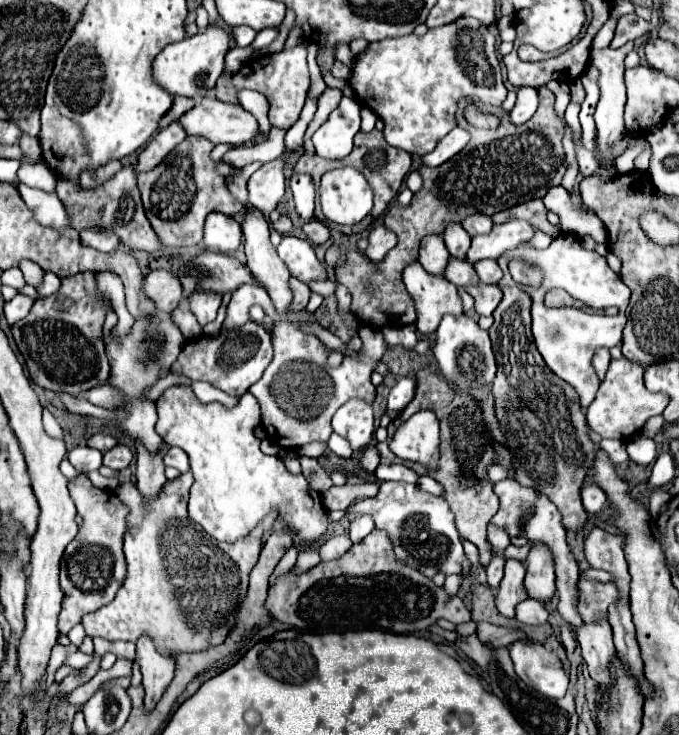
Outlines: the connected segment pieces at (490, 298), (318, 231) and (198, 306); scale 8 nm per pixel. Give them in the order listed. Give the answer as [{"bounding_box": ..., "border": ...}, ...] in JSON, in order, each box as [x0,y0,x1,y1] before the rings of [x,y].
[{"bounding_box":[466,283,502,317],"border":[[[478,283],[474,287],[466,287],[466,291],[472,295],[474,299],[474,309],[478,315],[486,315],[490,317],[494,313],[494,309],[498,307],[500,299],[502,299],[502,291],[498,289],[498,285],[484,285]]]},{"bounding_box":[302,219,330,245],"border":[[[312,219],[312,221],[305,223],[302,229],[307,238],[312,241],[312,243],[316,243],[316,245],[322,245],[322,243],[326,243],[326,241],[330,239],[328,227],[326,227],[324,223],[316,221],[316,219]]]},{"bounding_box":[188,291,222,325],"border":[[[198,291],[198,295],[188,297],[190,311],[196,315],[200,325],[206,325],[216,319],[216,311],[220,307],[220,301],[222,301],[220,295],[202,295],[202,291]]]}]

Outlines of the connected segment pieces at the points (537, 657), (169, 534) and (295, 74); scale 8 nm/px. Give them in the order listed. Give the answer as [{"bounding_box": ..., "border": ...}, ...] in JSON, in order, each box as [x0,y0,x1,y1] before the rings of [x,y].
[{"bounding_box":[510,641,568,699],"border":[[[516,641],[510,645],[516,675],[536,693],[560,699],[568,691],[568,675],[554,651],[536,641]]]},{"bounding_box":[82,473,274,659],"border":[[[184,473],[172,481],[166,481],[162,491],[150,501],[144,501],[134,483],[121,484],[114,491],[118,499],[128,507],[126,533],[124,533],[124,555],[128,561],[128,575],[126,583],[120,587],[116,599],[110,605],[100,607],[98,611],[82,617],[86,635],[104,637],[110,641],[122,639],[132,643],[136,643],[140,635],[148,635],[162,655],[170,655],[172,659],[176,659],[176,655],[182,651],[194,653],[222,645],[228,633],[236,627],[236,613],[248,589],[248,575],[260,555],[260,539],[264,533],[272,529],[274,515],[268,515],[266,523],[260,523],[246,539],[240,539],[236,545],[204,541],[204,539],[200,541],[200,533],[188,519],[186,511],[188,491],[192,483],[194,483],[192,473]]]},{"bounding_box":[216,43,311,129],"border":[[[298,43],[296,47],[284,49],[280,53],[274,53],[274,55],[266,55],[264,63],[262,63],[262,55],[248,59],[238,73],[222,75],[218,79],[218,83],[216,83],[216,99],[226,101],[226,103],[238,103],[236,95],[238,95],[240,89],[260,91],[270,101],[270,113],[268,113],[270,123],[274,127],[280,127],[280,129],[290,129],[298,121],[300,111],[304,107],[306,91],[310,89],[311,82],[308,63],[306,63],[306,53],[308,53],[306,45]]]}]

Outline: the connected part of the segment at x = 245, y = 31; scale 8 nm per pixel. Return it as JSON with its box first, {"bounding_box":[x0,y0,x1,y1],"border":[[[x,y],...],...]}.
{"bounding_box":[230,27,256,47],"border":[[[230,27],[230,33],[232,33],[232,39],[236,41],[238,47],[248,47],[250,41],[256,37],[256,31],[252,31],[250,27]]]}

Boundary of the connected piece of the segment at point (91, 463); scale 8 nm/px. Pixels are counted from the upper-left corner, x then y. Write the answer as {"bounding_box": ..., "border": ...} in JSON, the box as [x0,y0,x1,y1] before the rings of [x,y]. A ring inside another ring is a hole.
{"bounding_box":[68,447,102,473],"border":[[[74,447],[68,453],[68,459],[78,473],[90,473],[94,469],[100,469],[100,465],[102,465],[102,453],[98,453],[98,449],[90,449],[90,447]]]}

